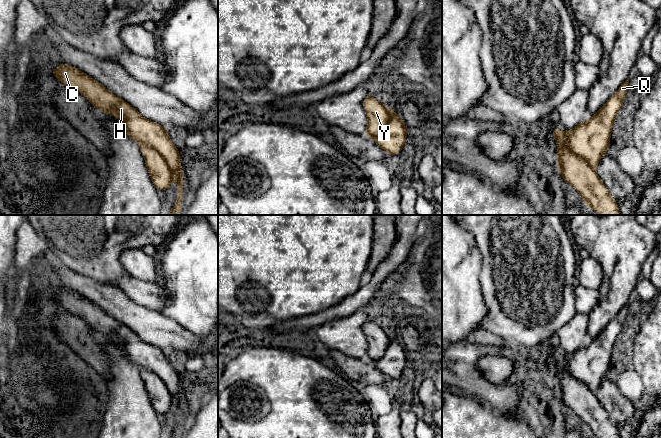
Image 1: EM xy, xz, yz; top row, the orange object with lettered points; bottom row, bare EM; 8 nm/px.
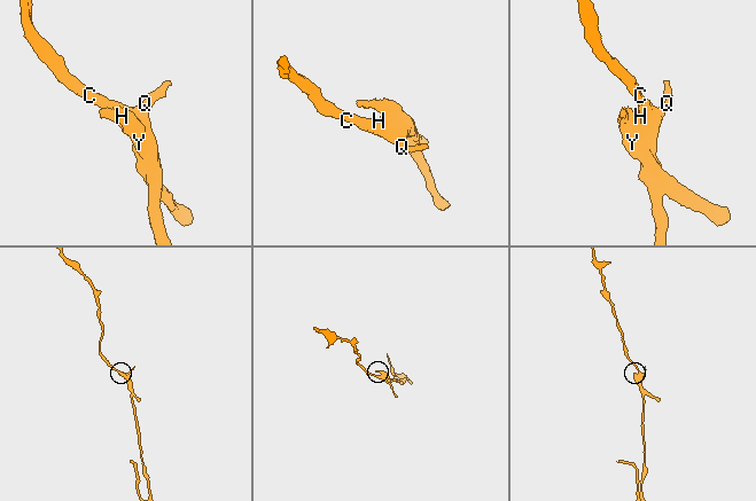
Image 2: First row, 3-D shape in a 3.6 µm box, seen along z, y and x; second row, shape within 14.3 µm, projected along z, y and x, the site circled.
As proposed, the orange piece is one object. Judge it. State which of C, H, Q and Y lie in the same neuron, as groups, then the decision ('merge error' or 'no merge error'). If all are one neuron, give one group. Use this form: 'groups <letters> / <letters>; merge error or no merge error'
groups C H Q / Y; merge error

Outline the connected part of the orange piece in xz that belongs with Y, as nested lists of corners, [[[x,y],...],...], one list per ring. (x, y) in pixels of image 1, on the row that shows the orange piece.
[[[372,94],[364,99],[362,105],[368,118],[365,135],[369,138],[379,135],[396,114],[393,109],[379,103]]]

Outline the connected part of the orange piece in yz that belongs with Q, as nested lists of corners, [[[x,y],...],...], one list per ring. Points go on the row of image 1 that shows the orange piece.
[[[629,78],[618,91],[587,122],[581,122],[564,133],[564,139],[572,152],[594,168],[610,146],[612,126],[621,109],[629,84]]]

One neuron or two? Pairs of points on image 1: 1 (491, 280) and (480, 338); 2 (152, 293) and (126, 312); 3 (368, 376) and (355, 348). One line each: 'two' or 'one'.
1: two
2: two
3: two

